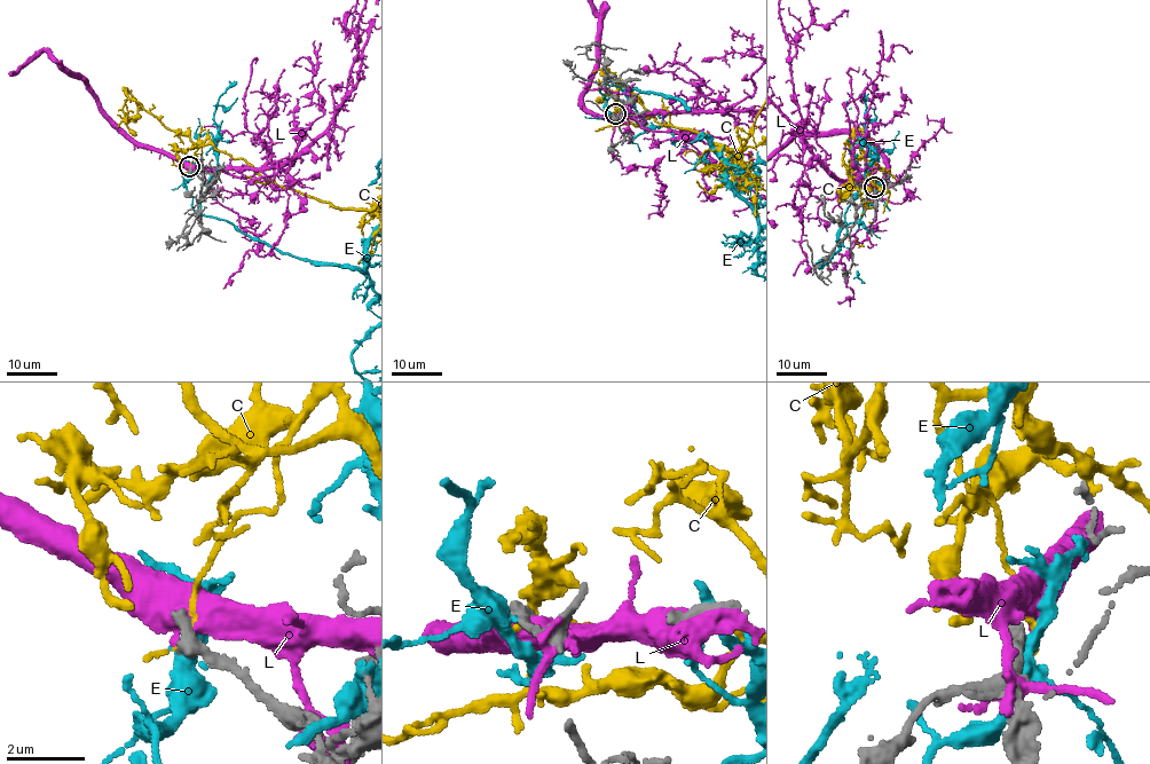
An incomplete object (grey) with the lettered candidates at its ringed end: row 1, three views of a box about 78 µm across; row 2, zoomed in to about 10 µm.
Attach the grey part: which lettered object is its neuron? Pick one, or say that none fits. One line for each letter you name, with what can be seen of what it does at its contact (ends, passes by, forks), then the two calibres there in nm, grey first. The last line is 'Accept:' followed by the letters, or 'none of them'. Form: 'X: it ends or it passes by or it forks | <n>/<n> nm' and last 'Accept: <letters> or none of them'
Accept: none of them

